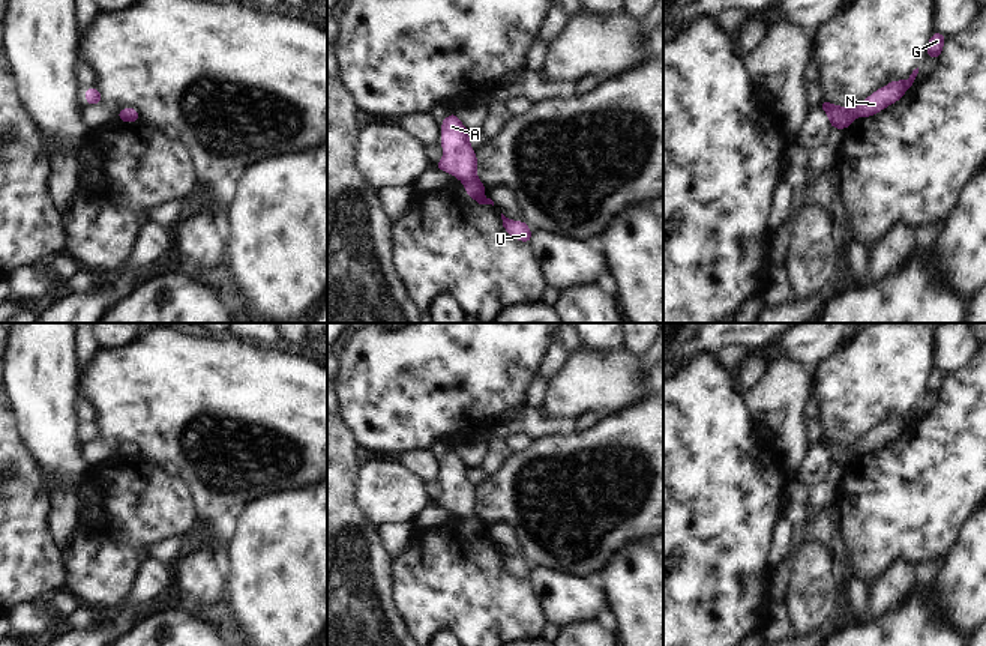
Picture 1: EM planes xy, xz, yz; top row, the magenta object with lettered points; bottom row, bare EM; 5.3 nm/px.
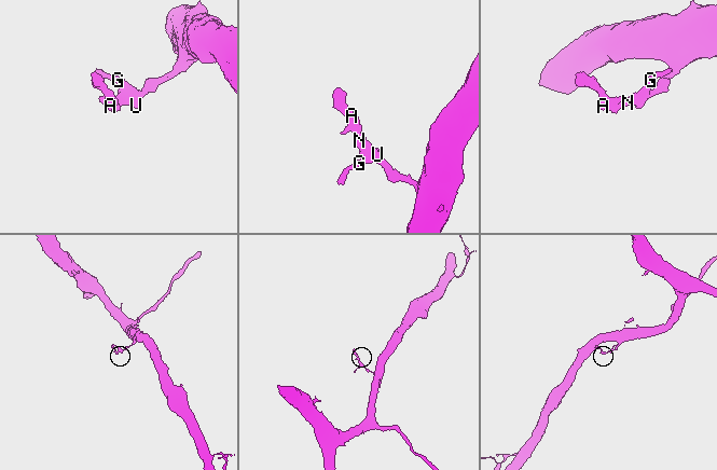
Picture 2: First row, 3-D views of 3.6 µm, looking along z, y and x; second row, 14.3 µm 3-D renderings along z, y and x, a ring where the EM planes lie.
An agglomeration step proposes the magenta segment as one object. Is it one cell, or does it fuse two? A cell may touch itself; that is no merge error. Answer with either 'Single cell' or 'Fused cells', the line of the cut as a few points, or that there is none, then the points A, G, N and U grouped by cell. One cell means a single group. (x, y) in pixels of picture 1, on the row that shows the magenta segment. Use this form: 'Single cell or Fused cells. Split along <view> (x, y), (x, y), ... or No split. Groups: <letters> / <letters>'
Single cell. No split. Groups: A G N U.

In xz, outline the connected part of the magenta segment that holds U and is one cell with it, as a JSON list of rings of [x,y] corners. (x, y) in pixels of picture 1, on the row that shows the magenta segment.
[[[501,213],[503,227],[512,239],[531,243],[533,231],[525,221],[512,221]]]

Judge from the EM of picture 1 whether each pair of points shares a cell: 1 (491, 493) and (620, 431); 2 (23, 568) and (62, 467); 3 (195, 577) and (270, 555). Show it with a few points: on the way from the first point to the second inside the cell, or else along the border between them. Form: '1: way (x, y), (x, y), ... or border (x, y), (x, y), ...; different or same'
1: way (523, 464), (539, 454), (589, 449); same
2: border (33, 457), (50, 490); different
3: border (222, 552), (228, 582); different

